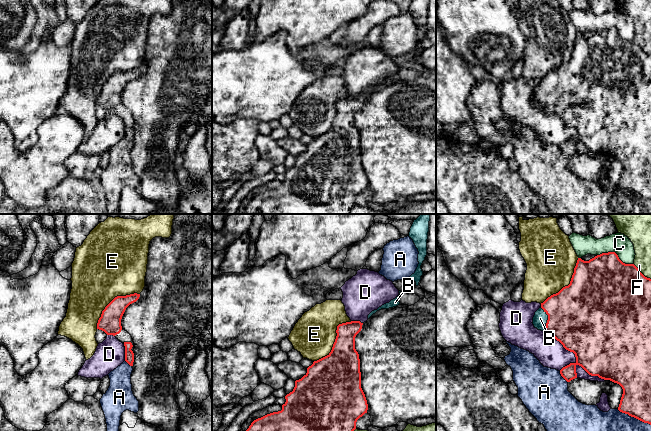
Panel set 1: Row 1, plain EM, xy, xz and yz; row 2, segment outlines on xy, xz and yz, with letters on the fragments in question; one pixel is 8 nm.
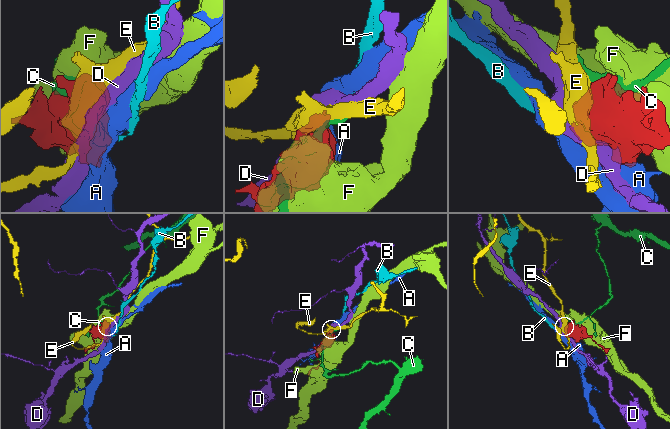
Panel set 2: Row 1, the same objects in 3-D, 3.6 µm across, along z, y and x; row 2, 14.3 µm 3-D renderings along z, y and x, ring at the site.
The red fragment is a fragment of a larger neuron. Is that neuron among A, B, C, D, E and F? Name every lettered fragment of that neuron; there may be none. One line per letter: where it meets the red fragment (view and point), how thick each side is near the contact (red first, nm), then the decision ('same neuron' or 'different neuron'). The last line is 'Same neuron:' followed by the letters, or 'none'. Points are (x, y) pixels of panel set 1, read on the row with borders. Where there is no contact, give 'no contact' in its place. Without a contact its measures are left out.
A: contact yz (634, 417); calibres 240 and 170 nm; different neuron
B: contact yz (548, 318); calibres 500 and 120 nm; same neuron
C: contact yz (616, 254); calibres 440 and 160 nm; different neuron
D: contact yz (576, 362); calibres 480 and 220 nm; different neuron
E: contact xz (335, 340); calibres 320 and 340 nm; different neuron
F: contact yz (641, 273); calibres 500 and 140 nm; different neuron
Same neuron: B

